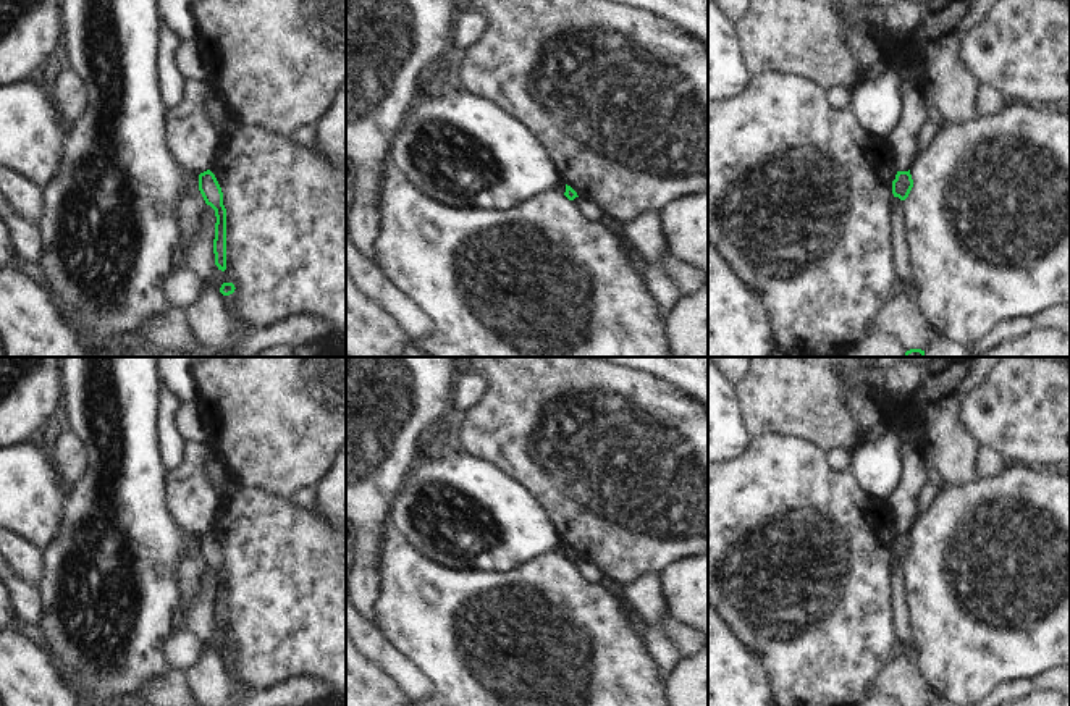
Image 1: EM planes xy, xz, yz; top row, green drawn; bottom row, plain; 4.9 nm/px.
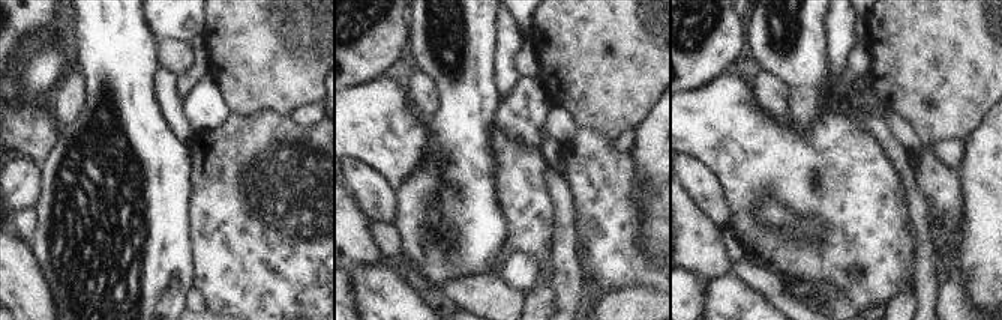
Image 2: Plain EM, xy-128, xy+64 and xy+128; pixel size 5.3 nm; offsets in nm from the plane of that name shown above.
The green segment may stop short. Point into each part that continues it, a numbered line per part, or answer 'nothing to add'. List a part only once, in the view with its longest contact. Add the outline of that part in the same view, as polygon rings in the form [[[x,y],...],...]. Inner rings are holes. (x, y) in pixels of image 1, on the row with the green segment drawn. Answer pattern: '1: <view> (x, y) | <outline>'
nothing to add

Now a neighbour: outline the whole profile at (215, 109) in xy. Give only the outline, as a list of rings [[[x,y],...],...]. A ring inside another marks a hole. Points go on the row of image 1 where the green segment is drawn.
[[[205,79],[205,95],[204,95],[204,108],[209,115],[212,128],[220,134],[223,124],[231,118],[225,111],[225,103],[218,99],[218,95],[212,90],[210,81]]]

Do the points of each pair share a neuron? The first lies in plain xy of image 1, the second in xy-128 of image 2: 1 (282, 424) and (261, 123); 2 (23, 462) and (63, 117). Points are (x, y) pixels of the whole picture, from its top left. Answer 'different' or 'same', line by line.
1: different
2: different

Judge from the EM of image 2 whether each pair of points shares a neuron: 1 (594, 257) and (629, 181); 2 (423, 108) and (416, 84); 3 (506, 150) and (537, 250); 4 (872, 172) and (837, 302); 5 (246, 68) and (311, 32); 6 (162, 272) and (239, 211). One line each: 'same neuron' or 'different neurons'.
1: same neuron
2: same neuron
3: same neuron
4: different neurons
5: same neuron
6: different neurons

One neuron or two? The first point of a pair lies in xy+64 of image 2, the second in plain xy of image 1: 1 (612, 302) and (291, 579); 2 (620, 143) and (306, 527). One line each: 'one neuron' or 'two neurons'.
1: two neurons
2: two neurons

